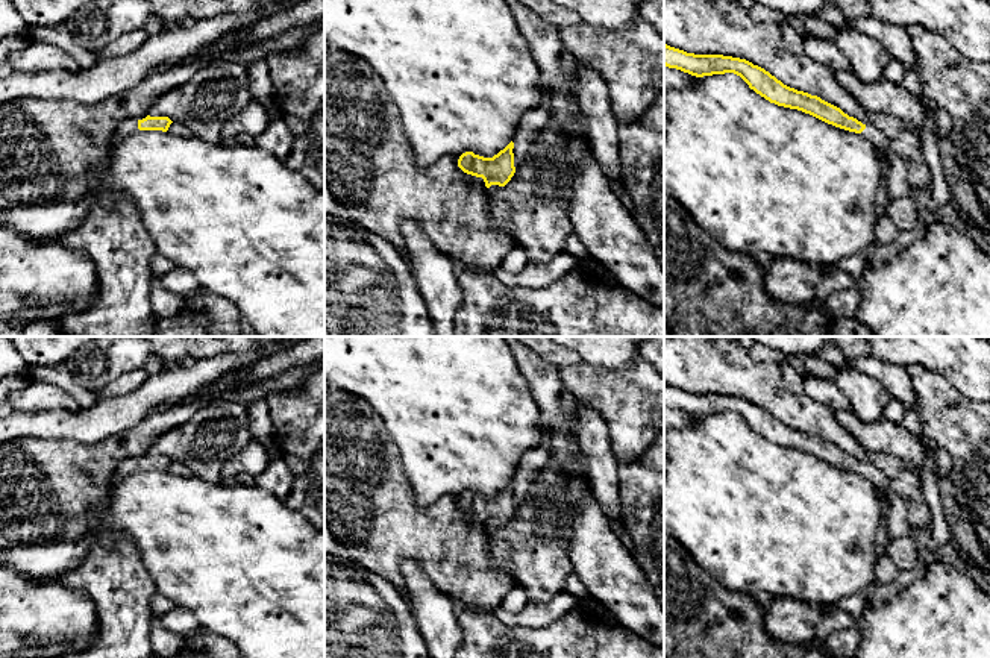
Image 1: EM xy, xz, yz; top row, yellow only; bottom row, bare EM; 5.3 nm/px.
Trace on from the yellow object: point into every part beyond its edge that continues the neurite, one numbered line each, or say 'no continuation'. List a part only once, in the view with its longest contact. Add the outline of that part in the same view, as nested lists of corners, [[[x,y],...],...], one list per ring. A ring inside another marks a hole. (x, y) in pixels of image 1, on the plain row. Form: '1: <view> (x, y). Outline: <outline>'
1: yz (880, 481). Outline: [[[863,461],[863,464],[866,465],[866,468],[860,475],[873,484],[873,487],[876,488],[879,494],[879,500],[882,506],[882,519],[881,519],[878,537],[876,537],[876,553],[881,555],[884,552],[884,547],[888,543],[888,509],[887,509],[885,493],[890,484],[888,484],[887,476],[873,464],[867,461]]]

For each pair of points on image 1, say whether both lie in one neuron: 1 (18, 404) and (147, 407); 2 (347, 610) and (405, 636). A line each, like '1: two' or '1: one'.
1: two
2: one

